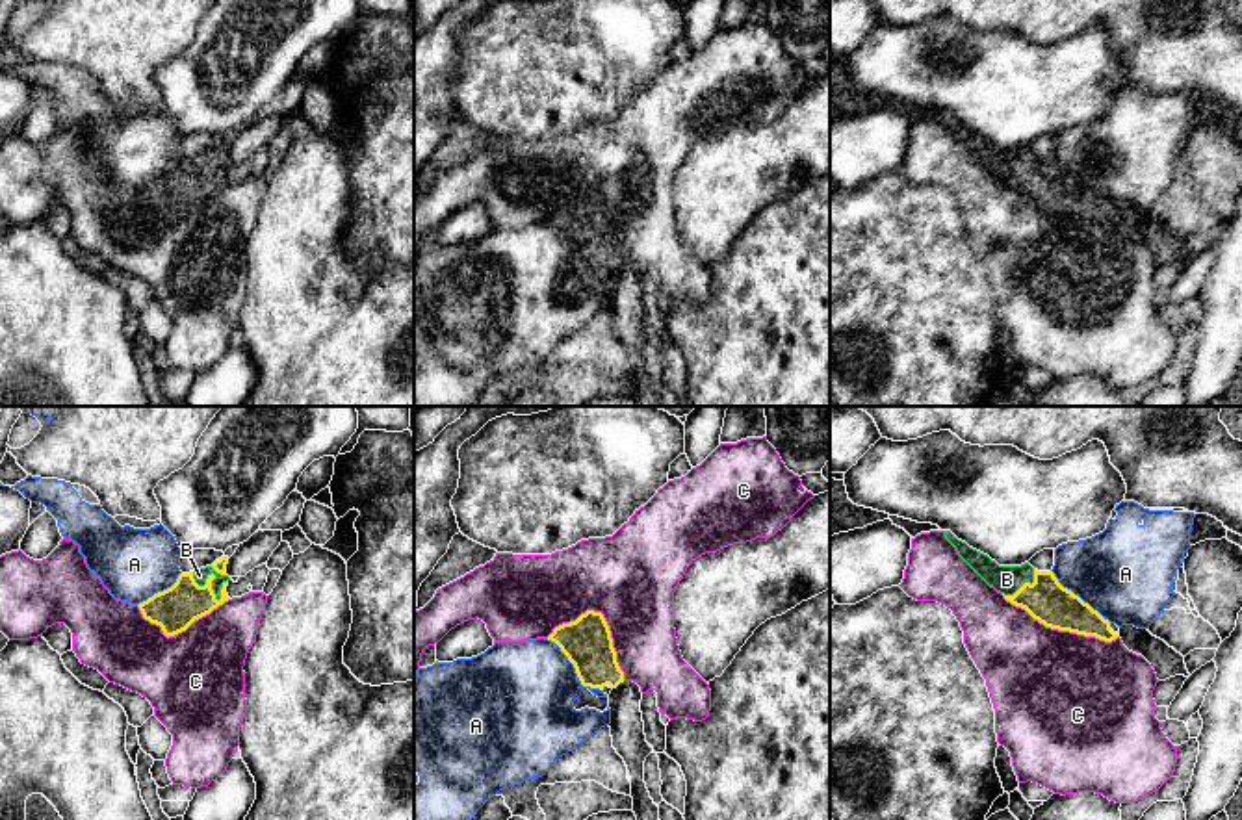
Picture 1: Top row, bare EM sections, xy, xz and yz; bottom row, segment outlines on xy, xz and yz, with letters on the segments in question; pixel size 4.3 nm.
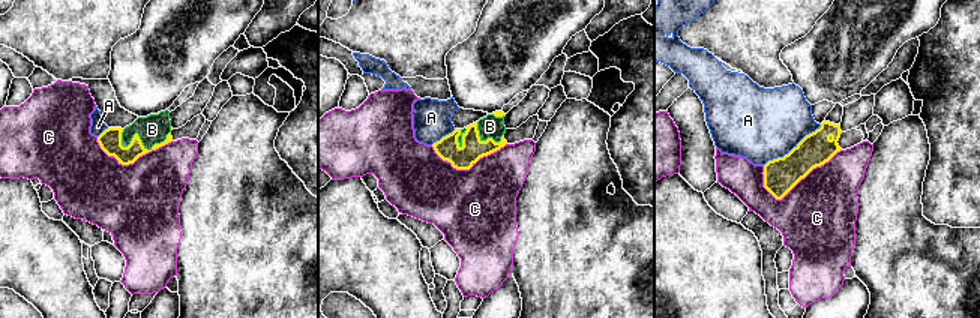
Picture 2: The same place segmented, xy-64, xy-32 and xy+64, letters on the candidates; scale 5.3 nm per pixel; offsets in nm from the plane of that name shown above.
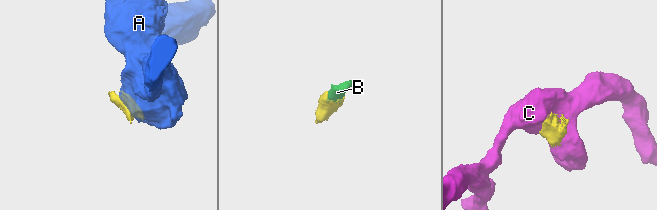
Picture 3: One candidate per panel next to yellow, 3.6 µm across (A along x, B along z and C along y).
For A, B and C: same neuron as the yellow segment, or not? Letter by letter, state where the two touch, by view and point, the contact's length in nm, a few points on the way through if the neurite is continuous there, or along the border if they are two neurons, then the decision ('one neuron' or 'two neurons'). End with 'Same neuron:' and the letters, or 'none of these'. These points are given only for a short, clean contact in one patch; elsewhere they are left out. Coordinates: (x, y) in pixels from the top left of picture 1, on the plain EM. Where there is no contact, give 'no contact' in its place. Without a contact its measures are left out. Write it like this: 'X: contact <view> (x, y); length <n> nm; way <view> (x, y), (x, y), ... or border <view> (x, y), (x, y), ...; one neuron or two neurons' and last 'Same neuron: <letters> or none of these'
A: contact xz (574, 251); length 320 nm; two neurons
B: contact xy (214, 160); length 180 nm; way xy (175, 193), (214, 160), (199, 160); one neuron
C: contact xz (604, 204); length 400 nm; two neurons
Same neuron: B

